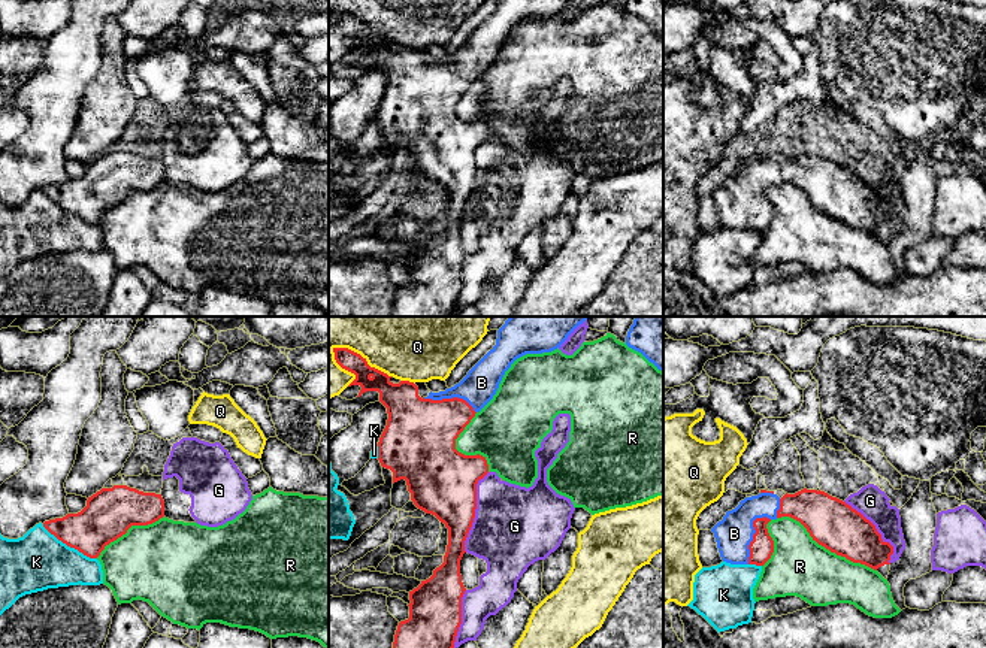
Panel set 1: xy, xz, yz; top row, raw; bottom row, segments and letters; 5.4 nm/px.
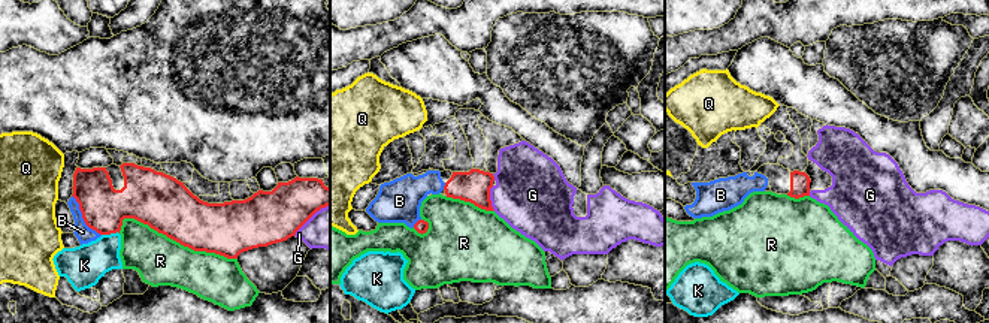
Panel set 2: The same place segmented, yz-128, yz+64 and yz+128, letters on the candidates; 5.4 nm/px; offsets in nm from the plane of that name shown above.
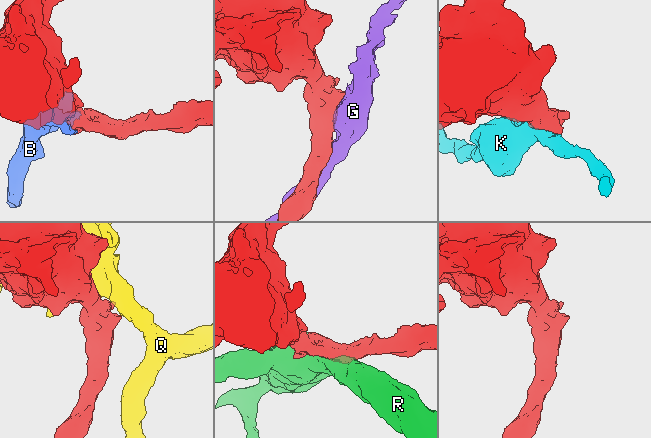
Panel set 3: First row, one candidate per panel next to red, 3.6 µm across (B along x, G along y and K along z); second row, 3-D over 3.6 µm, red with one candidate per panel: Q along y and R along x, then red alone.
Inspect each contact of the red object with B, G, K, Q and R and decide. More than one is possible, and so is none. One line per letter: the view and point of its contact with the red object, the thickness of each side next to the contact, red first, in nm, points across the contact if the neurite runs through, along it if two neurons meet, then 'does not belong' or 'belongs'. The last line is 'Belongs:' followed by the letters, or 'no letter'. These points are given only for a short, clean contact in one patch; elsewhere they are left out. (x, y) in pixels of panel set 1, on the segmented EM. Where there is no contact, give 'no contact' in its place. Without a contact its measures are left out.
B: yz (753, 536) | 130/200 nm | belongs
G: xz (474, 511) | 360/440 nm | does not belong
K: xy (69, 545) | 260/320 nm | does not belong
Q: xz (362, 357) | 120/500 nm | does not belong
R: yz (826, 548) | 260/320 nm | does not belong
Belongs: B

